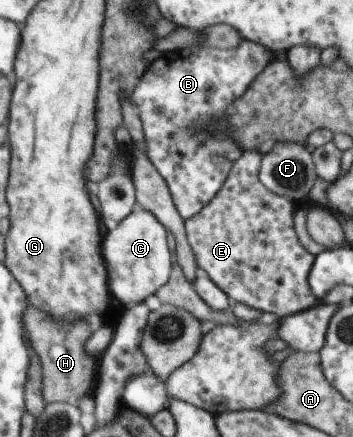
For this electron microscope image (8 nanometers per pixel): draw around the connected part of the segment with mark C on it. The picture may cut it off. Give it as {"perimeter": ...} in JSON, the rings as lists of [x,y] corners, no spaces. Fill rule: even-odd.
{"perimeter":[[[135,208],[112,230],[105,231],[102,241],[104,266],[108,267],[108,284],[117,307],[131,307],[143,303],[145,297],[155,295],[169,281],[169,253],[165,243],[165,229],[151,212]]]}

